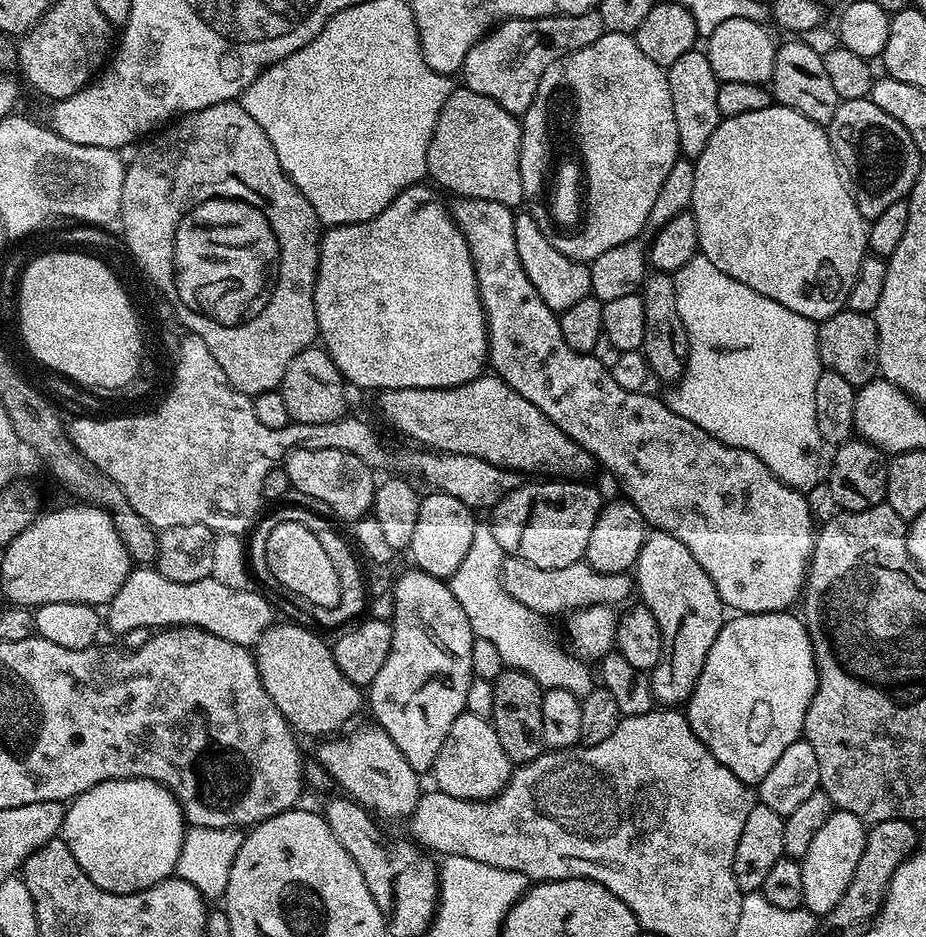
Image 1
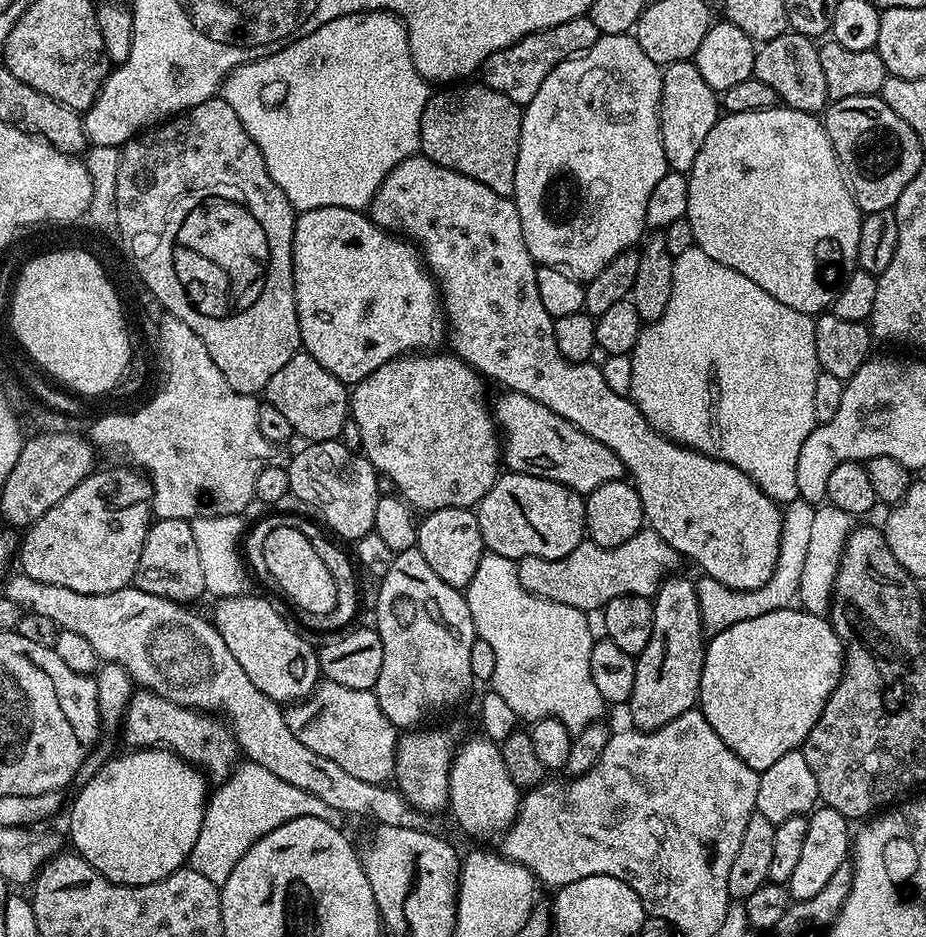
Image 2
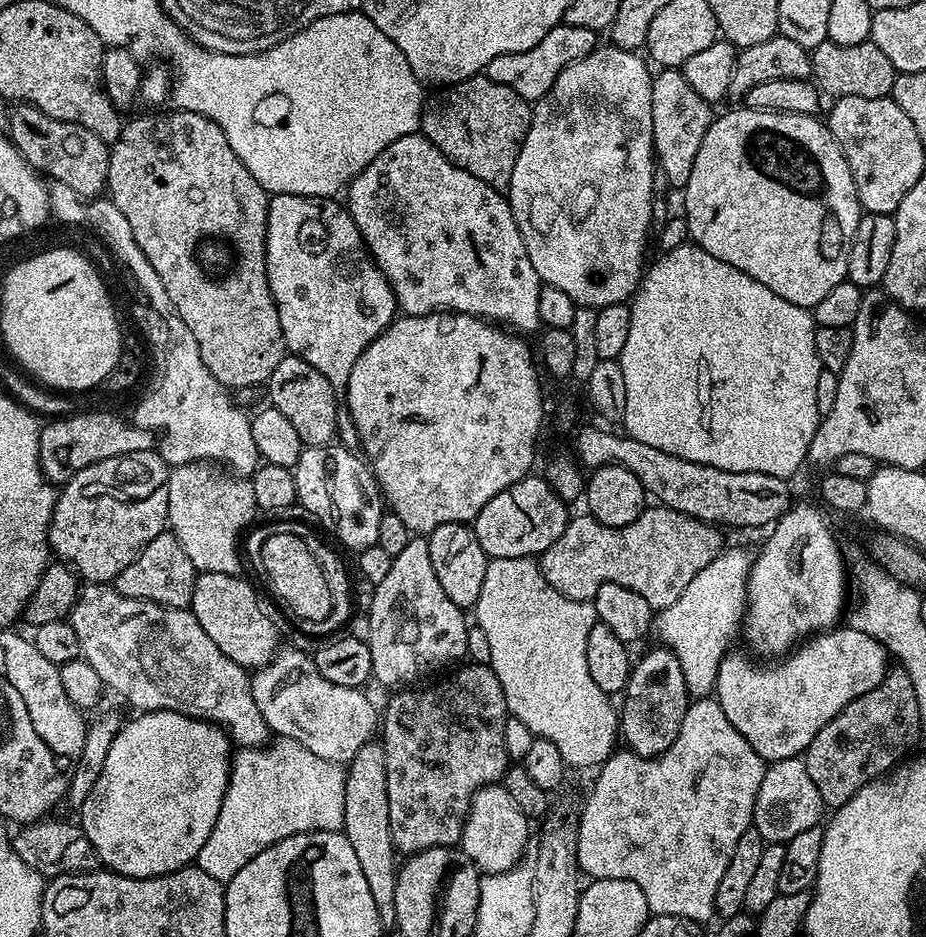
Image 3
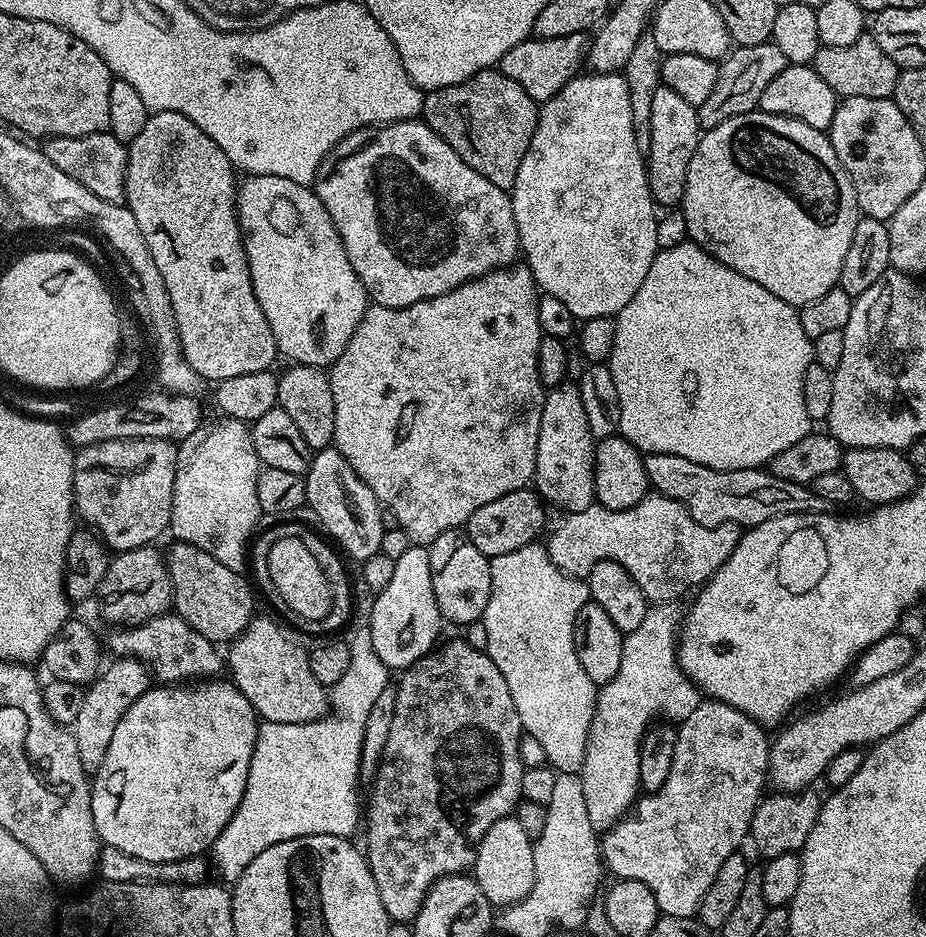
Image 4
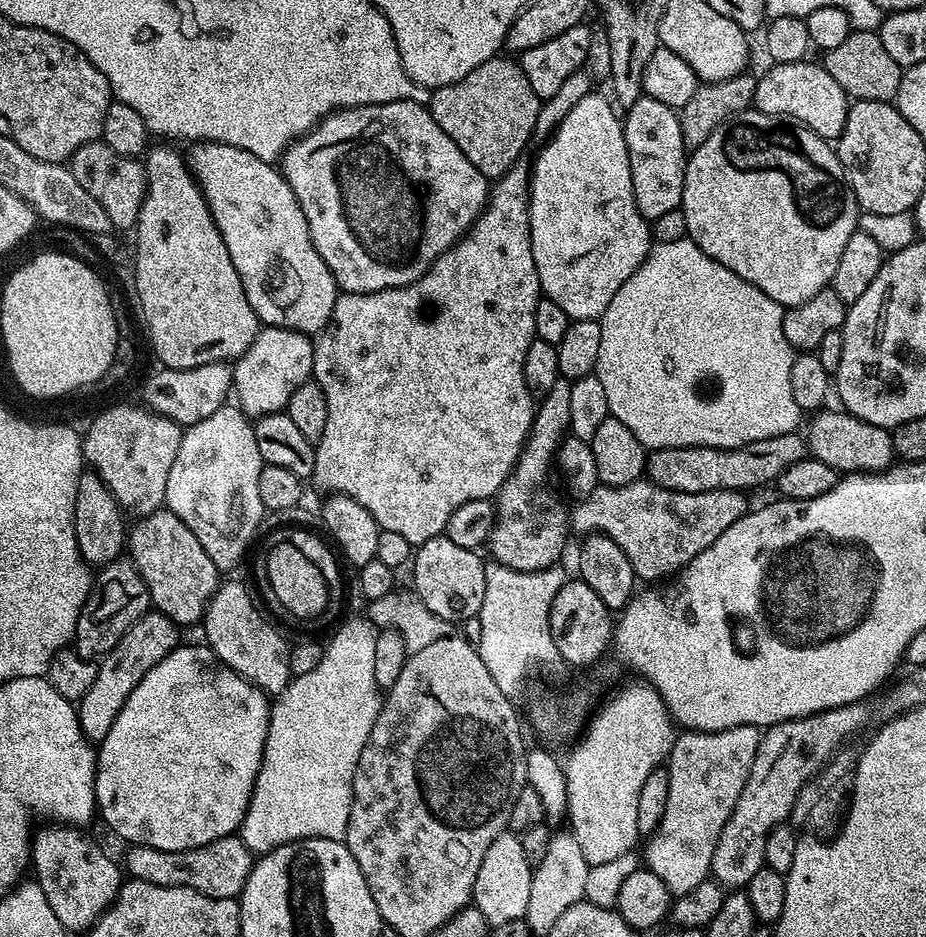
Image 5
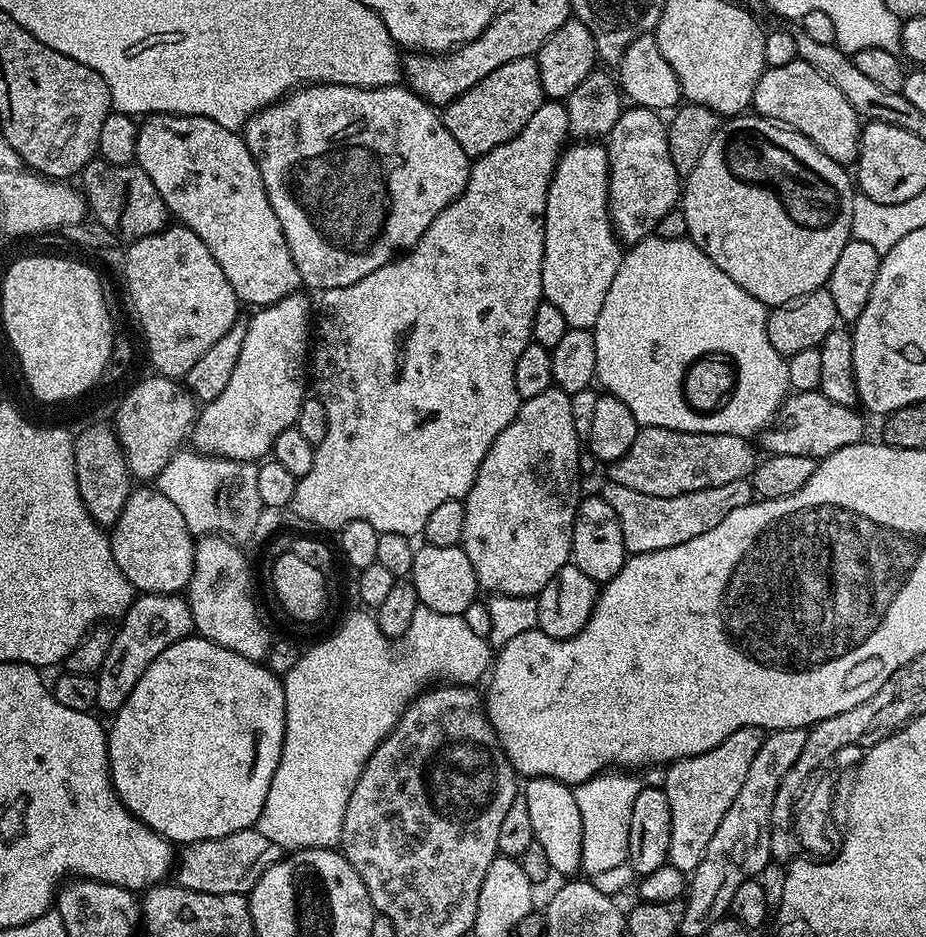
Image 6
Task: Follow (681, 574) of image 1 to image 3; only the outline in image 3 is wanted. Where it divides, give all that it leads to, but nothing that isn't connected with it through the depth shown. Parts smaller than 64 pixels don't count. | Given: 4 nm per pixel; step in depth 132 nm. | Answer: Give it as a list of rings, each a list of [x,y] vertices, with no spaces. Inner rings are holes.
[[[655,647],[633,663],[628,687],[622,693],[624,705],[621,703],[618,708],[618,732],[623,742],[628,743],[627,751],[647,757],[661,756],[674,746],[690,703],[688,683],[678,658],[666,647]]]

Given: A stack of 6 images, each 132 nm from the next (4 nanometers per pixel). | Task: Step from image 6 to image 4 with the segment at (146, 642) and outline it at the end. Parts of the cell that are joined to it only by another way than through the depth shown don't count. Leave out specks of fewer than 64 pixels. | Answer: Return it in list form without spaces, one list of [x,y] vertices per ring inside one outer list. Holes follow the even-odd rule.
[[[116,658],[113,664],[103,669],[100,675],[84,688],[82,707],[78,709],[78,718],[70,726],[74,746],[78,746],[78,759],[81,760],[84,771],[89,774],[102,766],[106,758],[106,750],[114,738],[114,730],[118,722],[122,722],[122,714],[142,698],[142,694],[150,687],[150,669],[147,664],[141,664],[131,658]]]

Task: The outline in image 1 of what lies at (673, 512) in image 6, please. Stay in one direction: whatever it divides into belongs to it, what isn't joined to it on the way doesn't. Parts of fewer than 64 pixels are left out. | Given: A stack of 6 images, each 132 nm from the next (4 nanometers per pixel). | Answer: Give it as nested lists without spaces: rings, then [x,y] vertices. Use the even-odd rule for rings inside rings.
[[[508,556],[505,559],[500,571],[500,581],[506,594],[510,594],[510,598],[522,602],[522,606],[534,610],[539,616],[545,618],[553,618],[552,616],[558,615],[559,612],[571,614],[577,612],[579,608],[590,606],[602,606],[603,604],[620,606],[625,603],[623,600],[631,592],[633,595],[634,592],[633,577],[627,572],[602,574],[591,568],[587,562],[546,570],[517,556]]]

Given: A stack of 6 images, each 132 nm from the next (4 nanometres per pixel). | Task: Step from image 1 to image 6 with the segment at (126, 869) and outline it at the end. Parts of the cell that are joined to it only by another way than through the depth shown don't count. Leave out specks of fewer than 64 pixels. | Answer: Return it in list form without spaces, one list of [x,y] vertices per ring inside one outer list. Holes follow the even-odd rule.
[[[199,634],[187,636],[184,640],[174,642],[174,646],[166,646],[166,650],[162,650],[162,654],[158,654],[158,658],[154,658],[154,662],[146,666],[146,674],[138,678],[134,690],[130,690],[126,702],[114,713],[111,720],[112,728],[110,724],[107,734],[108,769],[112,772],[112,784],[116,787],[121,802],[159,836],[163,836],[173,845],[183,846],[210,838],[226,838],[226,834],[246,830],[259,821],[262,806],[266,806],[266,794],[270,794],[274,770],[278,770],[286,726],[284,681],[263,663],[242,658],[242,654],[234,654],[234,650],[226,650],[226,646],[218,646]]]

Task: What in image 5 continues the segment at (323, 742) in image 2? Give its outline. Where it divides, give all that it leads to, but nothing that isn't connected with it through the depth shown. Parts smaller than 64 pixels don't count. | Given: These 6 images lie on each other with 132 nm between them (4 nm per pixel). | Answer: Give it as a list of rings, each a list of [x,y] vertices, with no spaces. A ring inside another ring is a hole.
[[[225,579],[212,595],[212,601],[204,612],[203,628],[207,647],[227,668],[266,694],[279,694],[286,690],[293,677],[288,657],[289,641],[284,641],[283,634],[274,625],[268,624],[259,606],[252,601],[246,585]]]

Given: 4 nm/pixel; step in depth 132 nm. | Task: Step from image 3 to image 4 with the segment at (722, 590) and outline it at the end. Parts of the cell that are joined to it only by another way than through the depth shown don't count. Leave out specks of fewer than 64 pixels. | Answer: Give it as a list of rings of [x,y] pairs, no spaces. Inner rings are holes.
[[[656,602],[649,606],[646,618],[642,618],[641,624],[624,637],[618,674],[614,674],[610,682],[601,685],[596,693],[594,718],[587,736],[586,758],[578,775],[591,825],[597,832],[612,828],[639,797],[640,743],[653,721],[657,718],[664,722],[685,720],[700,705],[700,689],[680,668],[680,606],[676,602]]]

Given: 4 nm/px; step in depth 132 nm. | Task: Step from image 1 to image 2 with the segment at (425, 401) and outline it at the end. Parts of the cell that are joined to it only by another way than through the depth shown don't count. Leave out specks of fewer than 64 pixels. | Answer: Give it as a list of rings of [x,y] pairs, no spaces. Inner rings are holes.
[[[507,390],[499,394],[494,400],[494,415],[502,433],[502,460],[507,471],[546,478],[581,494],[598,490],[602,482],[625,479],[624,463],[610,446],[602,446],[598,438],[590,438],[590,434],[566,422],[566,418],[554,414],[550,406],[542,406],[542,402],[526,398],[526,394]]]

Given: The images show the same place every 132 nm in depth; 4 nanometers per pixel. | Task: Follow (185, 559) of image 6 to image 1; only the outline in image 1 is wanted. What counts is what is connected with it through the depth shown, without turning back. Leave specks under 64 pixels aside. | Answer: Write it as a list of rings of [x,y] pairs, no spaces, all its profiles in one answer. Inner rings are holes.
[[[273,623],[254,646],[254,655],[262,686],[266,686],[266,694],[274,698],[274,706],[282,710],[282,714],[297,733],[305,732],[308,736],[328,738],[339,733],[336,732],[339,728],[347,729],[353,723],[351,720],[359,714],[361,689],[354,682],[350,682],[350,678],[346,678],[342,670],[338,670],[338,662],[334,662],[329,641],[315,636],[310,629],[303,628],[300,624]]]

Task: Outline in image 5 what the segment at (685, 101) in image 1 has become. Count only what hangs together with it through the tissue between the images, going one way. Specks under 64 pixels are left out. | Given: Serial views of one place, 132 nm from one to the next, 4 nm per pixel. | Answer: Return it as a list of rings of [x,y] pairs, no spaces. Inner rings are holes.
[[[642,95],[622,116],[626,150],[630,158],[630,178],[634,186],[634,202],[645,220],[657,220],[662,214],[680,208],[684,189],[686,149],[677,109]]]

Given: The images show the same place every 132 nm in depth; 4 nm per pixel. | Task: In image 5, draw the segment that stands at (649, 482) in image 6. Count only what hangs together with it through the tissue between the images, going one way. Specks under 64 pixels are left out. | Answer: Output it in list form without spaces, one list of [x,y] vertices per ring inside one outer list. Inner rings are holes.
[[[799,431],[762,438],[762,442],[750,442],[737,448],[657,448],[647,453],[646,476],[660,488],[686,494],[719,488],[747,493],[748,488],[775,485],[786,466],[794,466],[794,462],[805,459],[805,456],[806,440]]]

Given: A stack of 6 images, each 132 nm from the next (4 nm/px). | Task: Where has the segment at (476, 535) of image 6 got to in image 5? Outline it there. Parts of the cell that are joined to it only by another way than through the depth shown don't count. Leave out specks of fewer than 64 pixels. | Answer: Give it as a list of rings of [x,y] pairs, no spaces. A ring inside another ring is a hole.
[[[561,378],[554,382],[554,390],[543,397],[541,404],[544,405],[536,408],[532,432],[524,443],[518,462],[494,497],[496,525],[492,527],[492,535],[488,538],[487,551],[492,551],[493,561],[520,568],[523,572],[553,567],[570,537],[569,505],[560,501],[559,494],[548,483],[552,480],[554,461],[562,437],[569,431],[571,389],[571,383]]]

